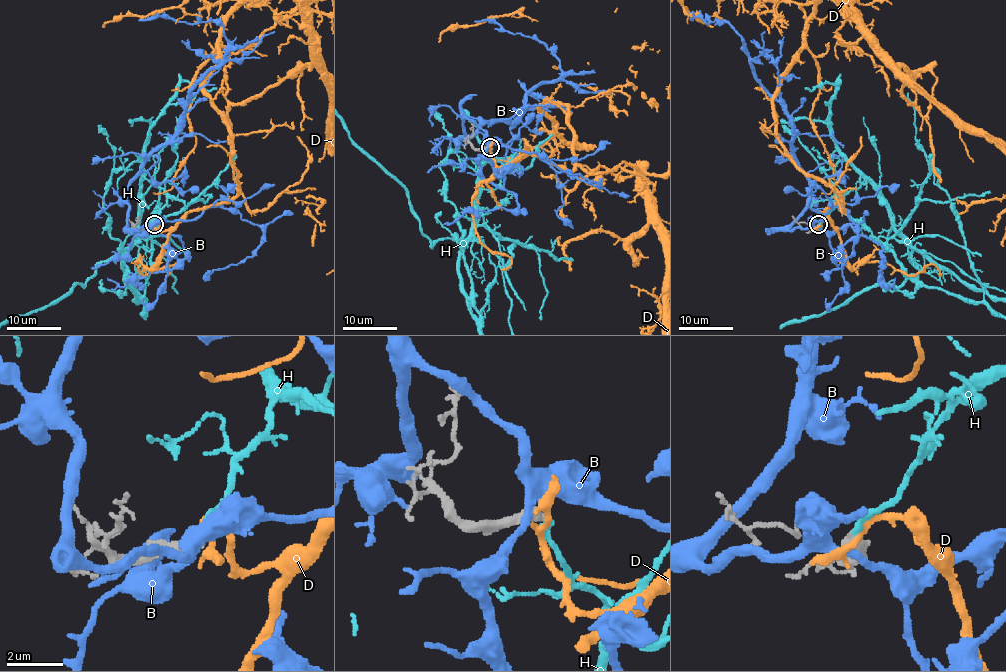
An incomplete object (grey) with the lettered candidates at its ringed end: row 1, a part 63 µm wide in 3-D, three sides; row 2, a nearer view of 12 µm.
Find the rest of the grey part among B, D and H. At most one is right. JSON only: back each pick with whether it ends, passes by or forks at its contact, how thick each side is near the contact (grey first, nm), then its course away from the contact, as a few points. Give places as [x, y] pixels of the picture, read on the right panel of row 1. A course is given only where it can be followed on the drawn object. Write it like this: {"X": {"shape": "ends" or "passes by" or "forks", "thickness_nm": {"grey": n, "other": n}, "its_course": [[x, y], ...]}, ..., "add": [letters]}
{"H": {"shape": "ends", "thickness_nm": {"grey": 440, "other": 280}}, "add": ["H"]}

